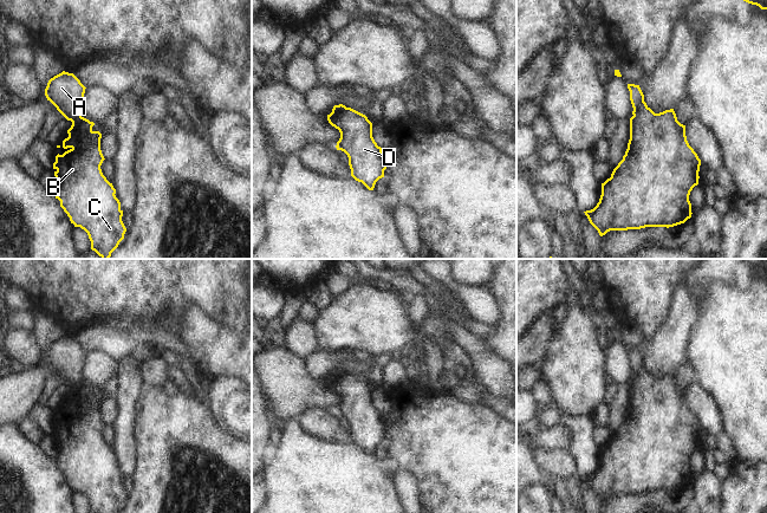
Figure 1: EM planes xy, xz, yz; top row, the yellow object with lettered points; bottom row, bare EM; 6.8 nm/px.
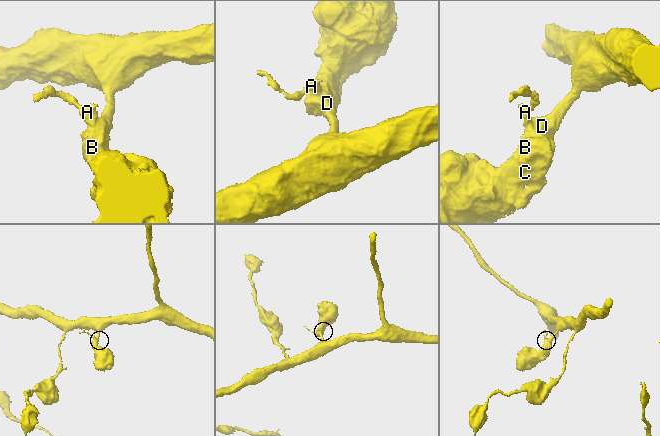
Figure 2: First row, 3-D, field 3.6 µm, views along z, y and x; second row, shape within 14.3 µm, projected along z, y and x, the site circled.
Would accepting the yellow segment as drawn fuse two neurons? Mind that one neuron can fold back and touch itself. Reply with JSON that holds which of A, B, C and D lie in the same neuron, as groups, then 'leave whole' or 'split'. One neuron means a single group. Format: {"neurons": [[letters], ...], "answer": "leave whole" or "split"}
{"neurons": [["A"], ["B", "C", "D"]], "answer": "split"}

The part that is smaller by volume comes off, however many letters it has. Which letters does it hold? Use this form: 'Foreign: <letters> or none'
Foreign: A

